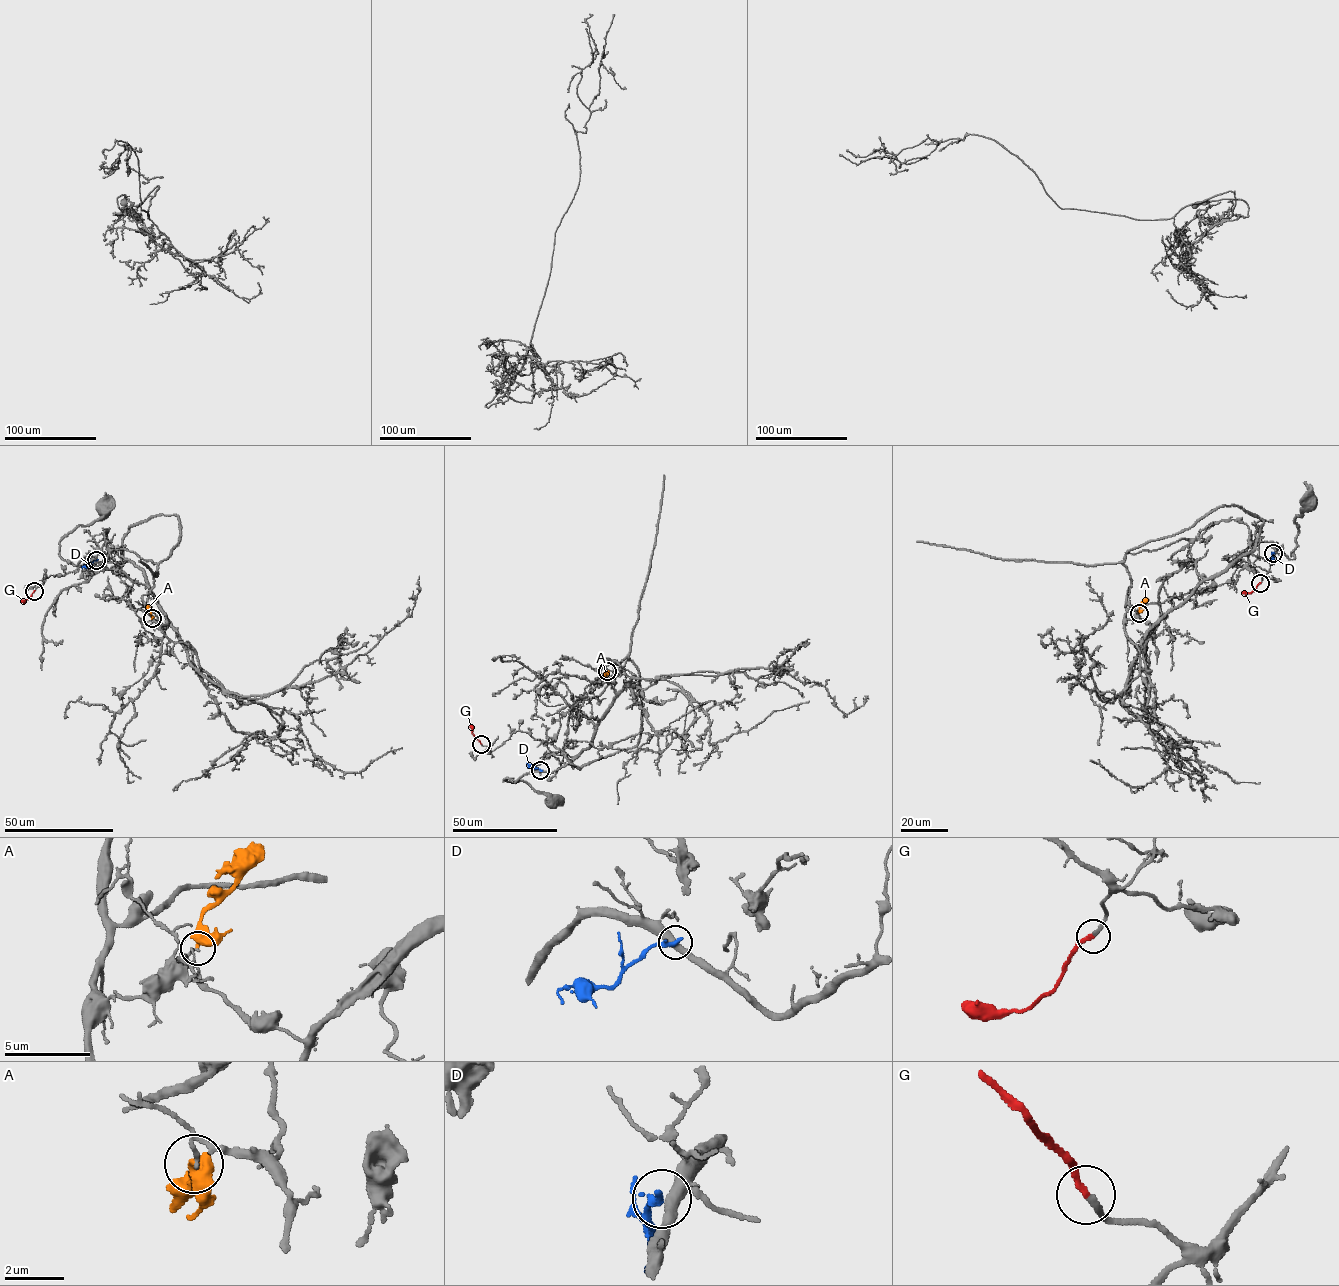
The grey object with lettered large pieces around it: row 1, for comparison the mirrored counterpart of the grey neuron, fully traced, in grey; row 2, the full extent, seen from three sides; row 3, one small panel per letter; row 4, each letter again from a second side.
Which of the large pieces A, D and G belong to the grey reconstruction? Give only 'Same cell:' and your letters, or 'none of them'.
Same cell: G

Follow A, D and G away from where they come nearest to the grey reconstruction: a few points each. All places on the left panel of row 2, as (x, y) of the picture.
A: (152, 618), (147, 605)
D: (96, 560), (82, 568)
G: (34, 591), (31, 597), (21, 600)

